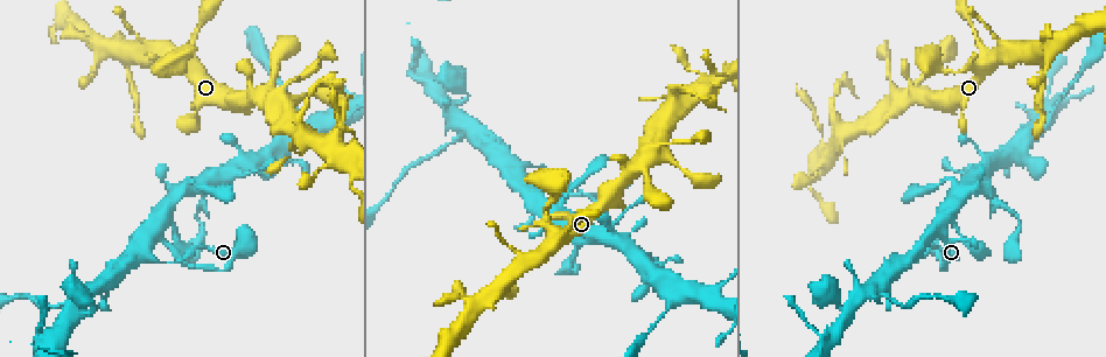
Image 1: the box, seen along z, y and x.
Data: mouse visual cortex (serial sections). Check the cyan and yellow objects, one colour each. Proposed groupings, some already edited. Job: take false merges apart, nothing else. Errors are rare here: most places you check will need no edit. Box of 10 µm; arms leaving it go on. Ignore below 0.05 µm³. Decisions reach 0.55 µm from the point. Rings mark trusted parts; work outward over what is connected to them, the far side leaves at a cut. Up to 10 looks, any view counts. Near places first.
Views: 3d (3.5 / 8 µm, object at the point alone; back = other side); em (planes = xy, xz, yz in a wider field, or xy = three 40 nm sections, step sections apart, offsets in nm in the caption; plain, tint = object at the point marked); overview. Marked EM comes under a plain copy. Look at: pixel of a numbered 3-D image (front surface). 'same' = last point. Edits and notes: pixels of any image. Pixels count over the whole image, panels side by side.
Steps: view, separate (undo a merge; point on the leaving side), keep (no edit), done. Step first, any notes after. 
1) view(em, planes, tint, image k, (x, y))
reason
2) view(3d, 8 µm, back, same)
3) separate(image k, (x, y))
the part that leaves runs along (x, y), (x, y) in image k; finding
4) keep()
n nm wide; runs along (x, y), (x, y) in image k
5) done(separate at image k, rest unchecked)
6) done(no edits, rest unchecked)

view(3d, 3.5 µm, image 1, (834, 101))

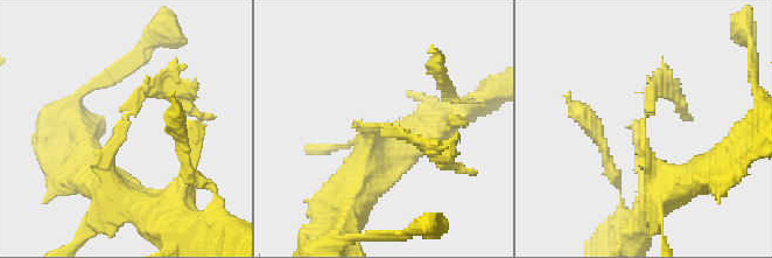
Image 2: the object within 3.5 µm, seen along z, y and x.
keep()
continuous, no second cell

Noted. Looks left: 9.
view(3d, 3.5 µm, image 1, (527, 190))
branch point

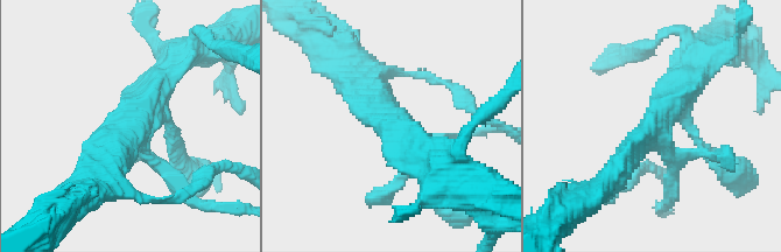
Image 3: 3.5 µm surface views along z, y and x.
view(em, xy, step 2, tint, image 3, (392, 121))
now the EM

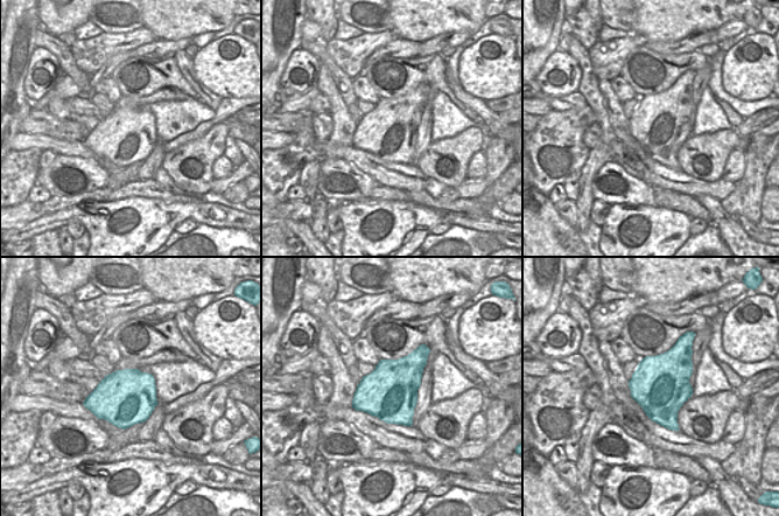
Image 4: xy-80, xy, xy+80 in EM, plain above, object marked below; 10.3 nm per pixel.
keep()
runs along (605, 188), (689, 81), (689, 74) in image 3; all the same cell

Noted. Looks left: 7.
view(3d, 3.5 µm, image 1, (989, 167))
sharp bend

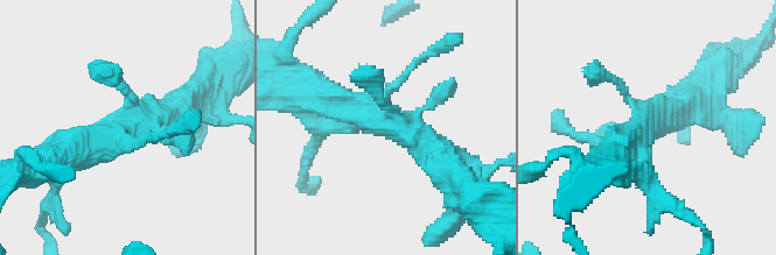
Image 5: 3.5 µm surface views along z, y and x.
view(em, xy, step 3, tint, image 5, (395, 121))

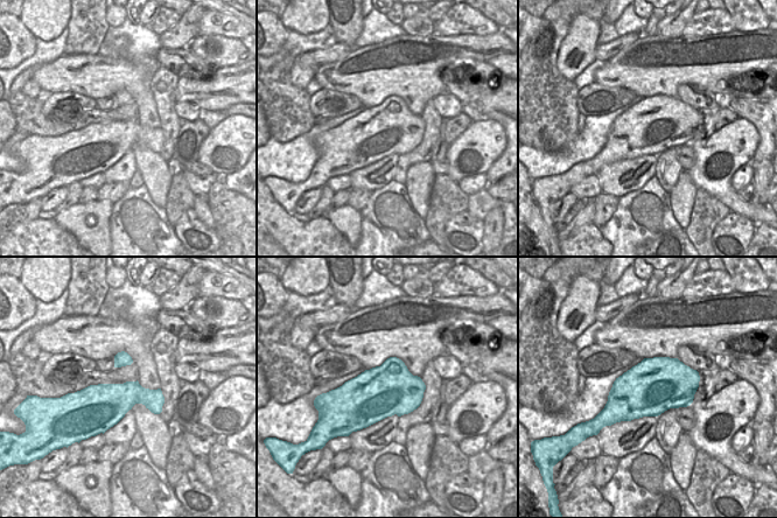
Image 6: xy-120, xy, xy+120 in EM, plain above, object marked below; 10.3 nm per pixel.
keep()
runs along (327, 97), (403, 126), (449, 174) in image 5; all the same cell

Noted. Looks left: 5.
view(3d, 3.5 µm, image 1, (93, 288))
branch point

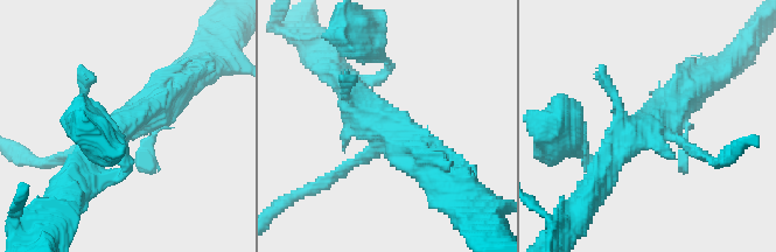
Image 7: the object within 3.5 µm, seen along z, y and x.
view(em, xy, step 1, tint, image 7, (651, 126))

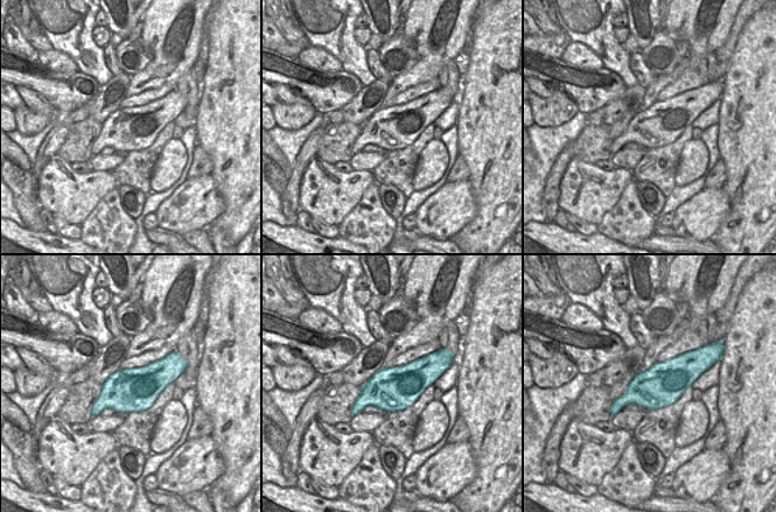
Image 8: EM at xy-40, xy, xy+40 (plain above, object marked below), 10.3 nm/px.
keep()
runs along (439, 172), (382, 130), (342, 82) in image 7; one cell here

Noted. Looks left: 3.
done(no edits, rest unchecked)

